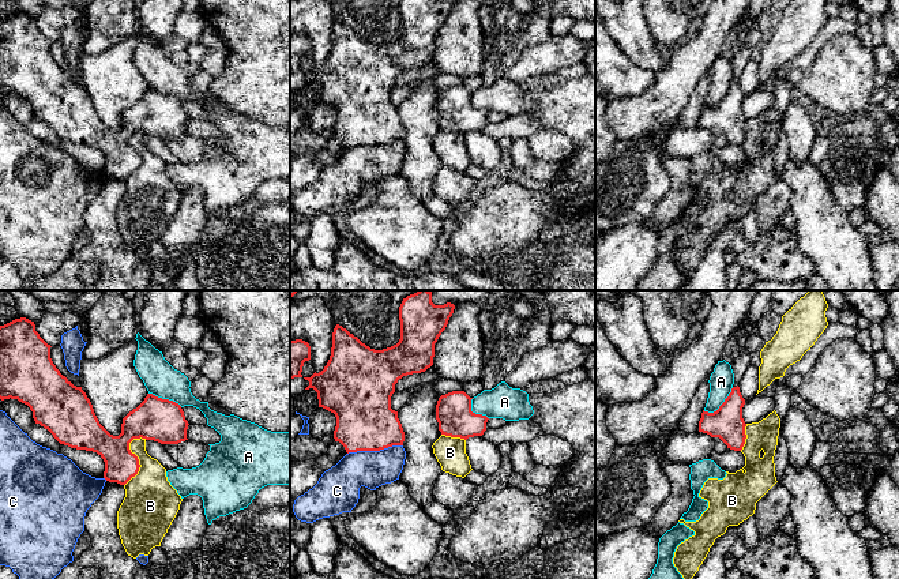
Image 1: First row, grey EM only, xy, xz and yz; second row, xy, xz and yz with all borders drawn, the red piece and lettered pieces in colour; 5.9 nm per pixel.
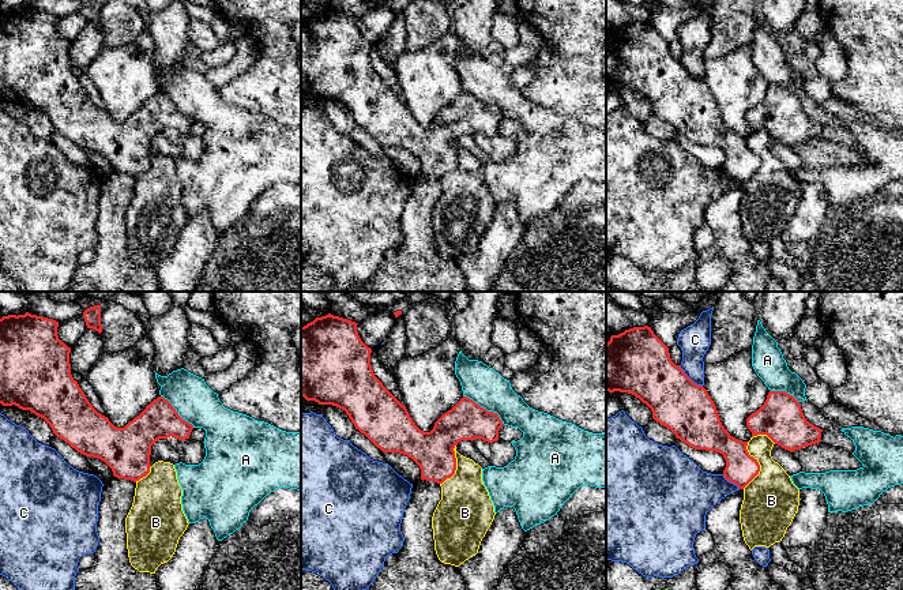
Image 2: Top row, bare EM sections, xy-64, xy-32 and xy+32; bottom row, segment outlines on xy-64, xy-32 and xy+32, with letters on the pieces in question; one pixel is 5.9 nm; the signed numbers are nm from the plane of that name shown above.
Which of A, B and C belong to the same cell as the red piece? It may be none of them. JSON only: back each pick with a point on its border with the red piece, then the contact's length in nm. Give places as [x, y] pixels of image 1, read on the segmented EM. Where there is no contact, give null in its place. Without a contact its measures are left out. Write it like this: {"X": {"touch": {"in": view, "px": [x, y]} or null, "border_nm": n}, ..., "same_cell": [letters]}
{"same_cell": []}

